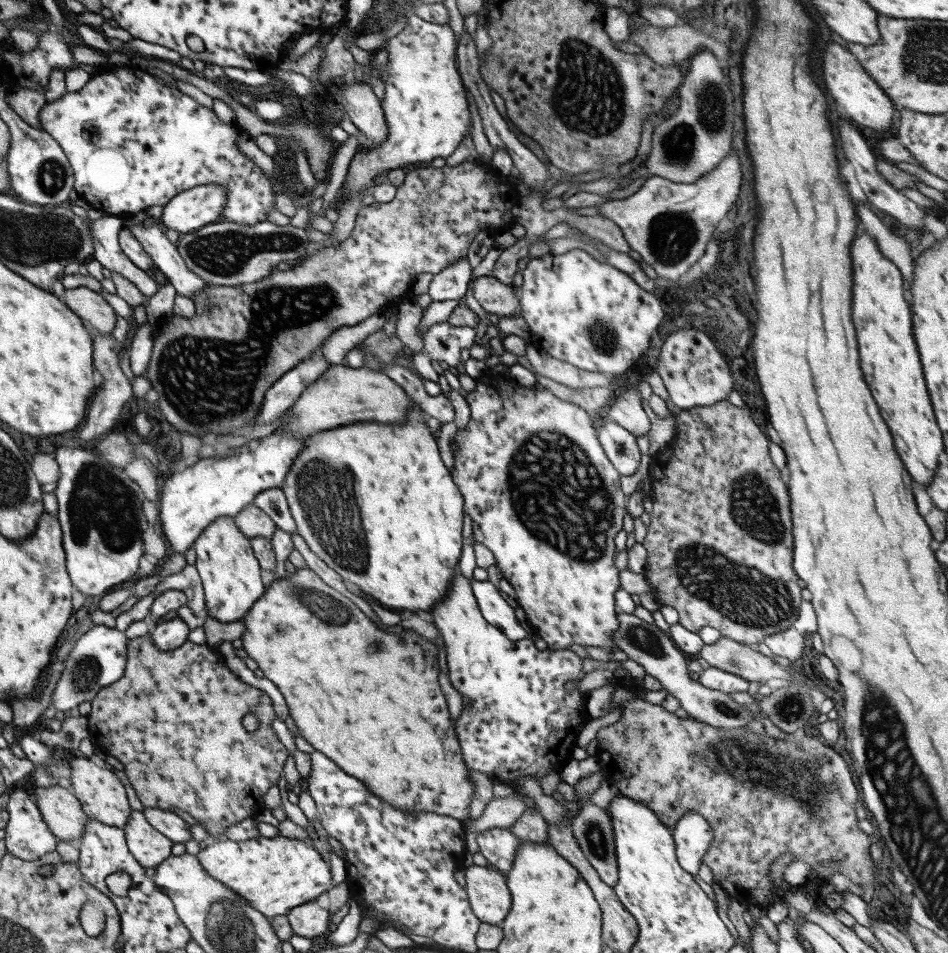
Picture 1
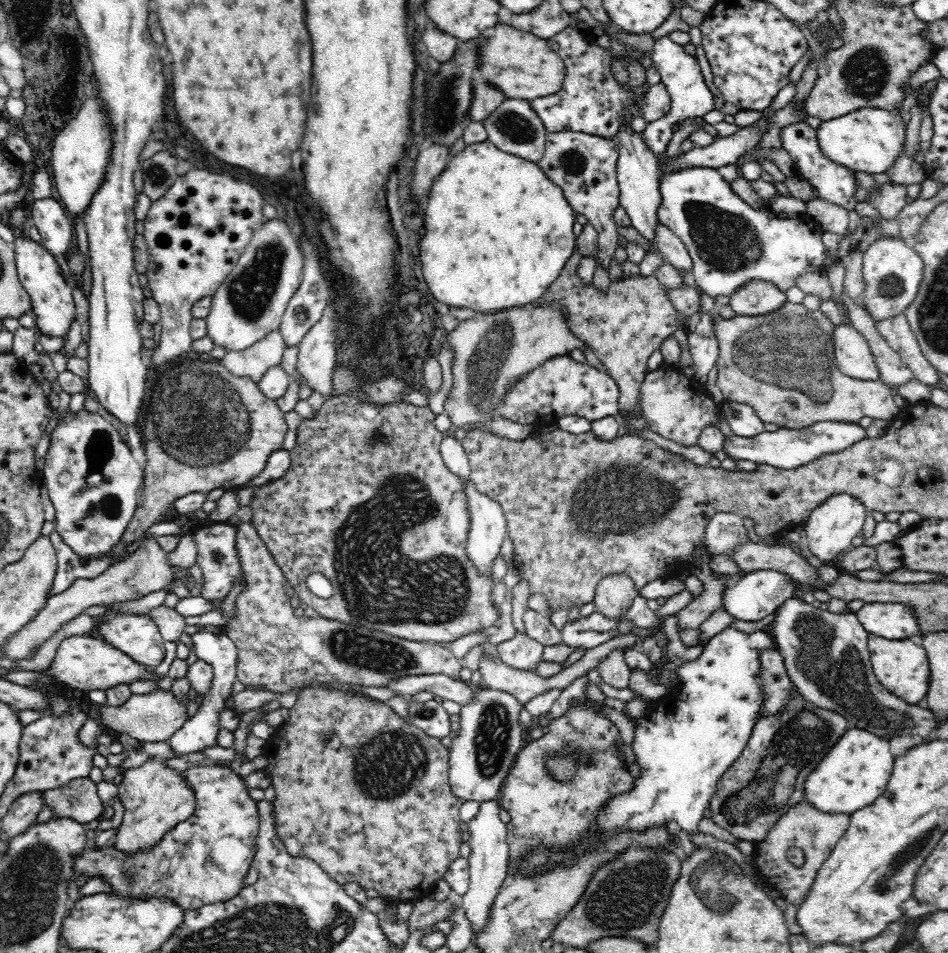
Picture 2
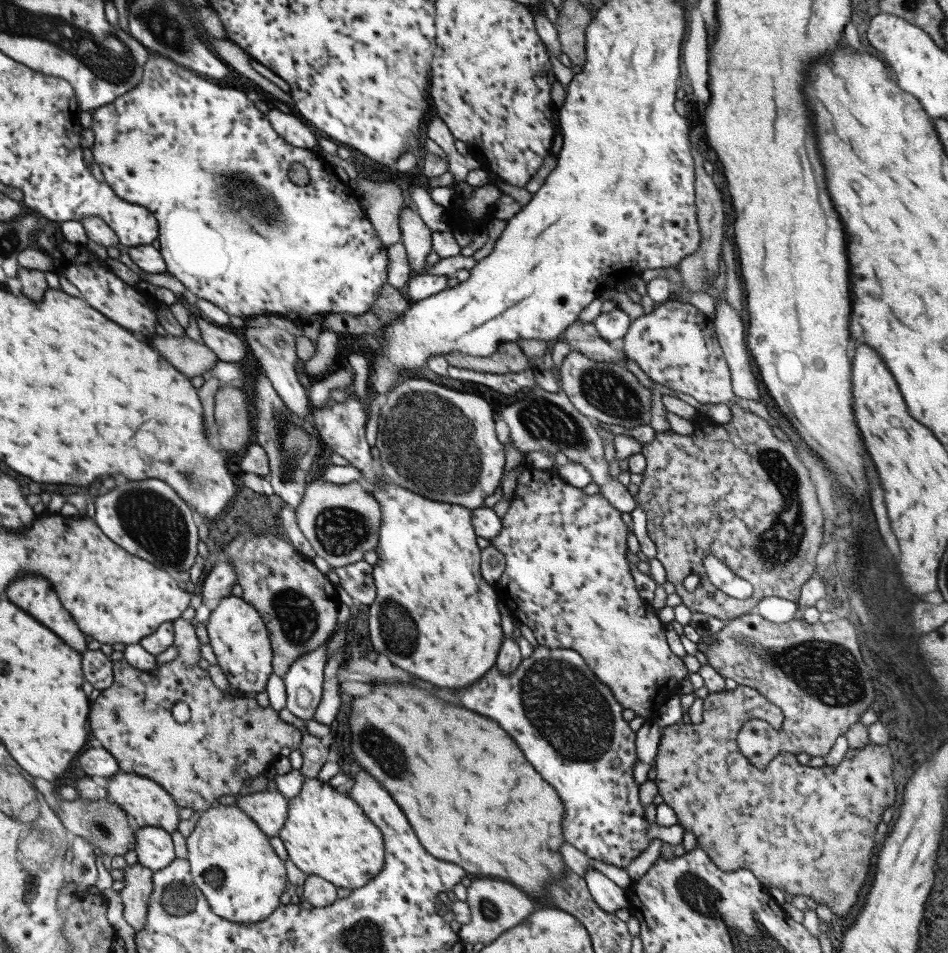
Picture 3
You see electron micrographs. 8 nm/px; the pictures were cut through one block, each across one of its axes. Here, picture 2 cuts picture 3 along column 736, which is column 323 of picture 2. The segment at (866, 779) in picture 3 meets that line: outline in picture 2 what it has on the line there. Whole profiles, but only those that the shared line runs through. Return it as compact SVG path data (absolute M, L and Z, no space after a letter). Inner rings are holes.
M306 688L300 692L298 702L290 708L290 718L284 726L276 728L274 738L268 740L266 752L264 752L268 766L266 772L272 780L272 788L276 790L276 800L274 800L274 824L276 824L276 832L280 836L280 840L286 846L286 852L294 858L308 858L316 864L320 864L320 868L324 868L324 872L328 872L328 876L332 876L336 882L340 882L342 886L348 882L358 882L364 890L378 890L380 898L384 898L388 904L416 904L418 900L424 900L432 894L432 888L436 886L438 880L444 878L444 874L448 872L450 864L454 860L460 858L460 846L462 842L462 830L464 824L460 820L460 806L466 802L464 798L458 798L452 794L450 788L450 750L442 746L442 740L430 738L428 734L424 734L420 728L412 726L408 720L402 720L386 702L378 702L374 698L368 698L362 692L342 692L342 690L334 690L334 688Z

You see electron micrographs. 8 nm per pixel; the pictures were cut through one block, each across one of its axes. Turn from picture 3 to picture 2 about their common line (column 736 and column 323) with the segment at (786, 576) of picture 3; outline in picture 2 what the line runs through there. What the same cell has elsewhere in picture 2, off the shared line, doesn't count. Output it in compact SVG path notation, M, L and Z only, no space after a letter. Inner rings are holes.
M332 396L324 402L324 406L316 412L314 418L302 420L298 434L296 434L296 446L290 452L290 468L288 472L270 484L264 484L262 488L254 490L252 494L252 520L254 528L258 530L258 536L262 538L264 546L272 552L276 564L284 572L284 576L292 582L292 588L300 602L312 606L320 618L326 620L336 620L344 624L358 624L364 628L370 628L374 632L386 632L392 636L398 636L402 640L418 640L418 642L430 642L430 644L446 644L454 642L470 632L480 632L486 628L492 628L498 618L500 610L494 608L492 604L492 574L482 576L476 568L476 564L468 558L466 554L466 544L468 544L468 532L470 532L470 508L468 508L468 496L466 488L460 476L456 476L442 460L442 432L436 430L434 426L434 414L428 406L412 406L406 402L400 404L388 404L388 406L378 406L378 404L364 404L352 396ZM312 572L324 574L332 586L334 594L330 598L320 598L312 594L306 586L306 578Z

